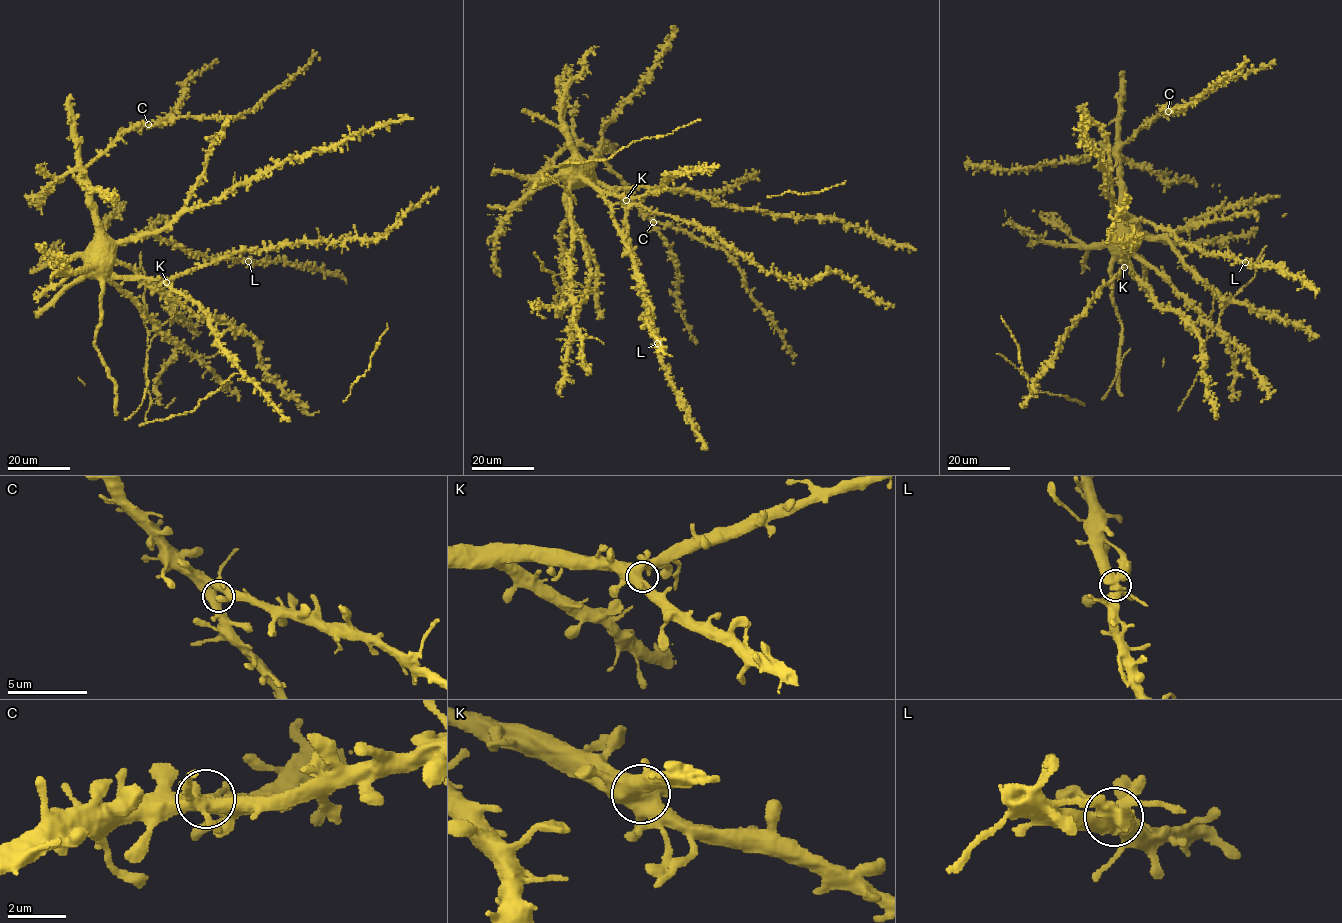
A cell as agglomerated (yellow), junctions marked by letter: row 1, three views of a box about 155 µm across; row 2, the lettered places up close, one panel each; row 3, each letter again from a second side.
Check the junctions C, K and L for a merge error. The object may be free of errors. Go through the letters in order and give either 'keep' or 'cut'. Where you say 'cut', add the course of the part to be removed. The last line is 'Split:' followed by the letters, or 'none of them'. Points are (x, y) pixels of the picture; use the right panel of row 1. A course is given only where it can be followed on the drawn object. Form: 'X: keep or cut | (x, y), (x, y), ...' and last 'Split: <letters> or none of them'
C: keep
K: keep
L: keep
Split: none of them

